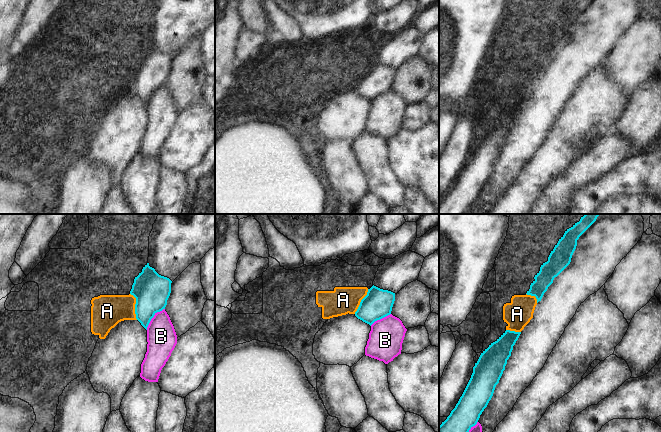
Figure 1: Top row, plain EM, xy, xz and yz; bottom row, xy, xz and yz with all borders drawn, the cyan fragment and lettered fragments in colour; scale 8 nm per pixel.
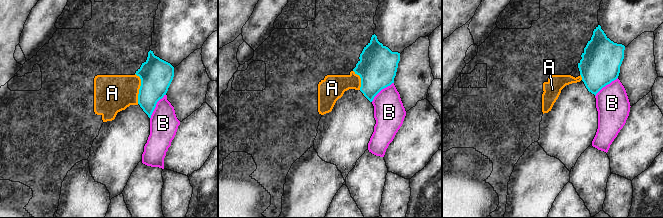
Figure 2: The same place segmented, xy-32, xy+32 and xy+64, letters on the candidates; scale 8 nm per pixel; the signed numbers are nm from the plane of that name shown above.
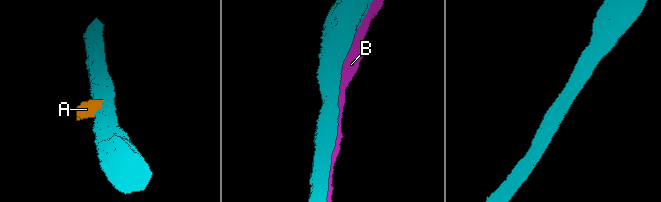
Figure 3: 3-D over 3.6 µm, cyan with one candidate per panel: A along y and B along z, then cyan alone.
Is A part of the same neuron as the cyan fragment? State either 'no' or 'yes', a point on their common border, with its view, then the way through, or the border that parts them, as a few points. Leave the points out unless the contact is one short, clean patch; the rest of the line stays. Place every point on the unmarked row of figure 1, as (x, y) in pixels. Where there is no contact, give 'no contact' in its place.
no | xy (135, 82) | along xy (130, 69), (135, 74), (135, 93), (137, 95)

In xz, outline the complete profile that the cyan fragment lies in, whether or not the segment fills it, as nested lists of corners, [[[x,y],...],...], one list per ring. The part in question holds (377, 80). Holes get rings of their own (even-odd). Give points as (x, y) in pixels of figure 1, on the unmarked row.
[[[372,62],[361,76],[355,92],[370,102],[391,90],[395,69]]]

